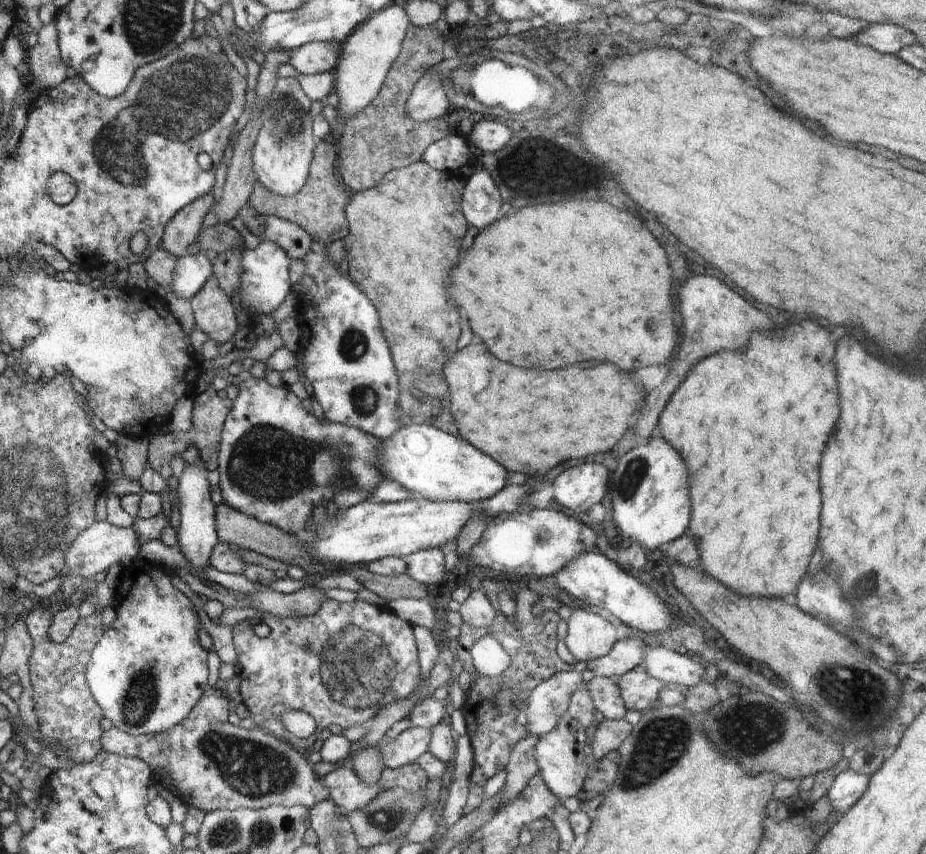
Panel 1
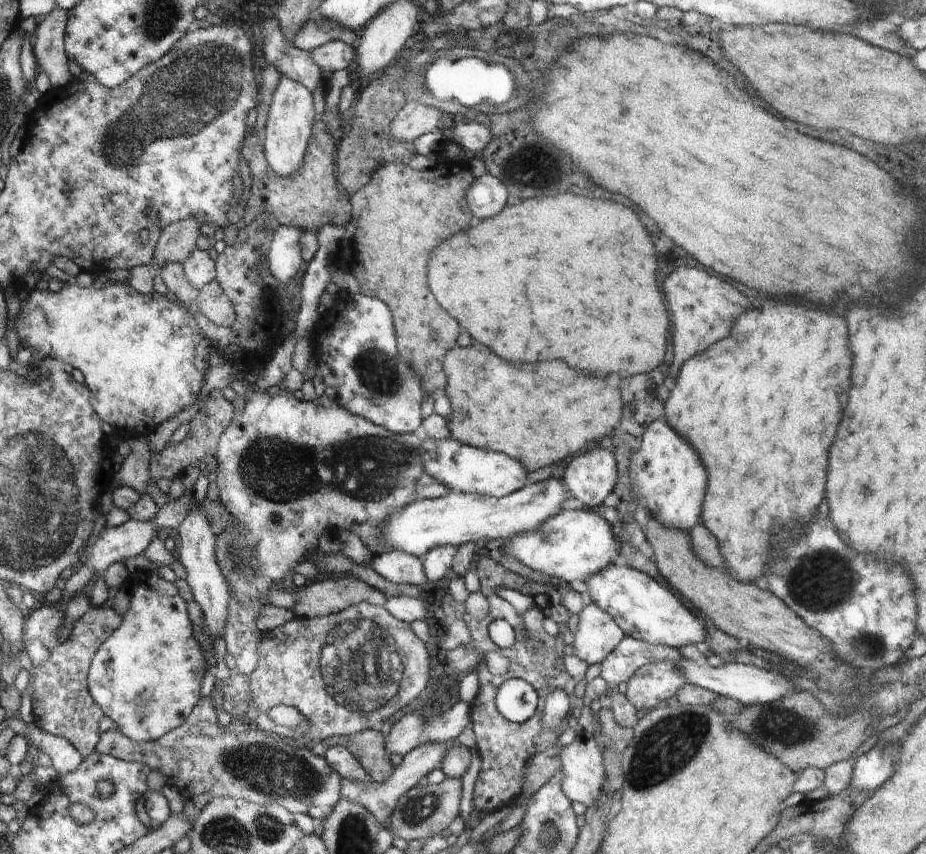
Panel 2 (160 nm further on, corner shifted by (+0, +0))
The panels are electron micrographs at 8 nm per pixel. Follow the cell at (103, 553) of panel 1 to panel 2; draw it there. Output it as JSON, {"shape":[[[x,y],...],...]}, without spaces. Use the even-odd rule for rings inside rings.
{"shape":[[[128,519],[122,526],[106,526],[98,540],[83,549],[83,564],[91,566],[97,573],[97,570],[106,570],[112,562],[120,562],[120,560],[124,562],[124,558],[142,554],[155,537],[156,530],[156,525],[152,521],[137,521],[136,519]]]}

